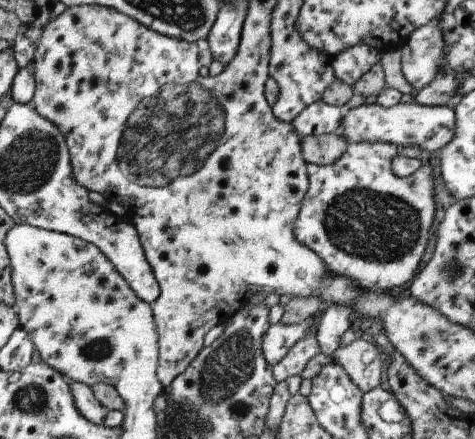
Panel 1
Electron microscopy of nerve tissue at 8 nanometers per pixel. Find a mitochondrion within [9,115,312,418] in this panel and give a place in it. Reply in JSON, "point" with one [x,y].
{"point":[102,350]}

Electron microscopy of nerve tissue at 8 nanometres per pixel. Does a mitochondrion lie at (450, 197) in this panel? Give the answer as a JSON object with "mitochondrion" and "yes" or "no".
{"mitochondrion":"no"}

